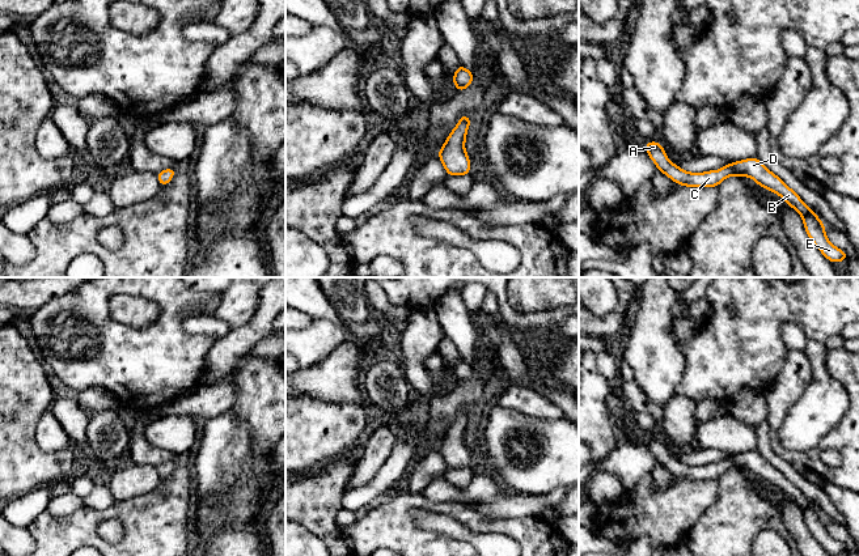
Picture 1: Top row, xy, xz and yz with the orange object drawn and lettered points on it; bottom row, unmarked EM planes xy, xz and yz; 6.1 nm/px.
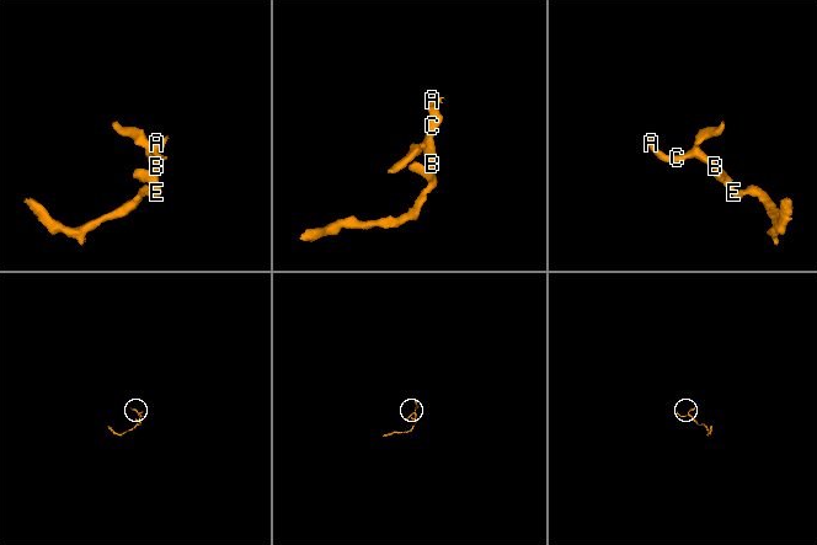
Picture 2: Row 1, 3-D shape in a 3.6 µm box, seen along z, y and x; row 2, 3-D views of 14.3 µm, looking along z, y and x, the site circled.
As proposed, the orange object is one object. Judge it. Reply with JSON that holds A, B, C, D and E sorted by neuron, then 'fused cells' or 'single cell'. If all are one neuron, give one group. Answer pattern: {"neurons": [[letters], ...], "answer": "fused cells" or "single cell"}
{"neurons": [["A", "B", "C", "D", "E"]], "answer": "single cell"}

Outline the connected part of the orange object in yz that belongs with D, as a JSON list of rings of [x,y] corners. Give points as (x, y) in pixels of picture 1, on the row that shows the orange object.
[[[656,140],[646,144],[646,152],[661,173],[681,186],[697,188],[707,186],[718,187],[725,178],[732,175],[752,178],[758,186],[775,192],[788,204],[788,207],[792,207],[800,213],[807,234],[825,258],[832,263],[849,259],[843,250],[830,243],[825,233],[825,225],[818,216],[814,215],[799,195],[779,177],[771,173],[757,157],[727,164],[720,170],[689,173],[676,164],[672,164],[668,160],[664,148]]]

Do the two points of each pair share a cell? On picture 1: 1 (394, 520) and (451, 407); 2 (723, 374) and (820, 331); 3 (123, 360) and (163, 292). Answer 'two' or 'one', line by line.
1: two
2: one
3: one

